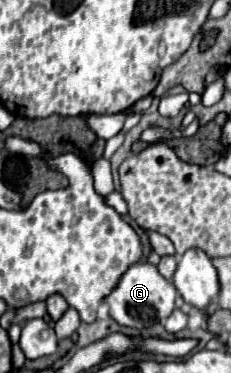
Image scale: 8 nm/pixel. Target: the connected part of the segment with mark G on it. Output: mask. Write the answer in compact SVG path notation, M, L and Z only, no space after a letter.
M137 262L121 276L117 288L105 298L105 302L109 304L111 318L117 324L141 330L155 322L163 322L173 312L175 298L177 298L177 288L173 286L173 282L165 280L159 274L157 266L153 266L149 262Z

